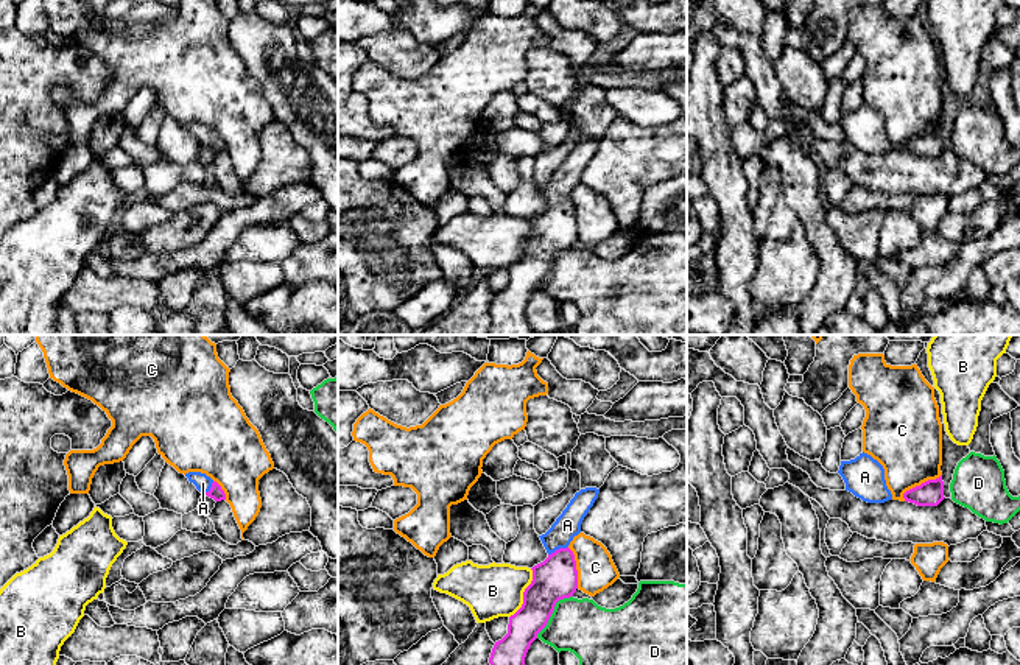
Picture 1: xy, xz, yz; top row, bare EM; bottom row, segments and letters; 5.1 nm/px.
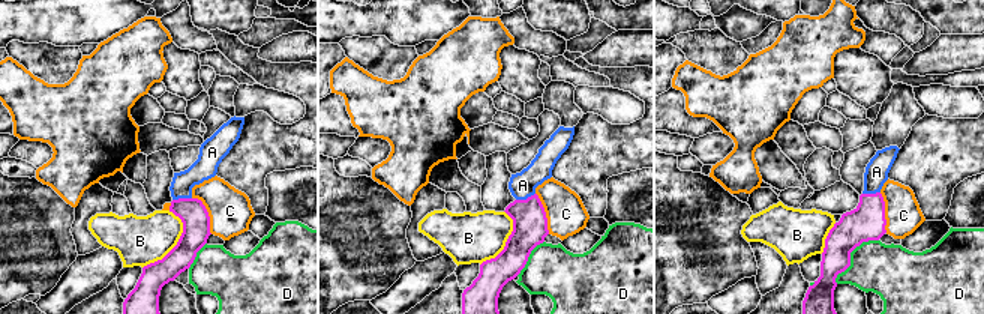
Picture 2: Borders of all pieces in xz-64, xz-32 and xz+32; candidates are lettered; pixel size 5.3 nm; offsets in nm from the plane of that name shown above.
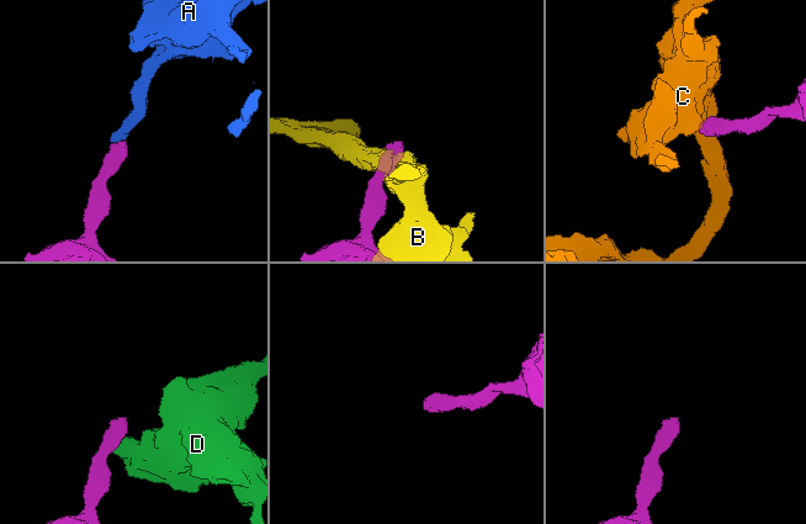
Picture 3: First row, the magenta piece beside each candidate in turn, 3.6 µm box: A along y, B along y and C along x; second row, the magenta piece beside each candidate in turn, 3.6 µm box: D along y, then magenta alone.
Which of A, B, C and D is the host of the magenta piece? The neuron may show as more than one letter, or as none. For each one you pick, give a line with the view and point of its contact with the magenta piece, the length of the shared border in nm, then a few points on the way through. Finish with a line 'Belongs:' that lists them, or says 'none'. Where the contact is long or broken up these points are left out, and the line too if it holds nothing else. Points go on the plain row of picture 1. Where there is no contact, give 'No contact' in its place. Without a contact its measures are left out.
A: Touches magenta at xz (558, 201). Shared border 120 nm. Path across: xz (556, 229), (558, 201), (558, 189), (567, 176)
Belongs: A

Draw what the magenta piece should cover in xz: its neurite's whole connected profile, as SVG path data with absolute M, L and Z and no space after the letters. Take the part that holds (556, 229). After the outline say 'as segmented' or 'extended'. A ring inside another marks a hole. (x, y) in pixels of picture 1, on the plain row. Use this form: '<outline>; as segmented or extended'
M596 139L576 143L551 179L539 187L548 209L531 220L533 232L523 243L523 255L509 268L508 285L492 299L487 335L534 335L525 318L526 304L556 254L573 248L578 240L576 212L568 196L581 184L598 145Z; extended

